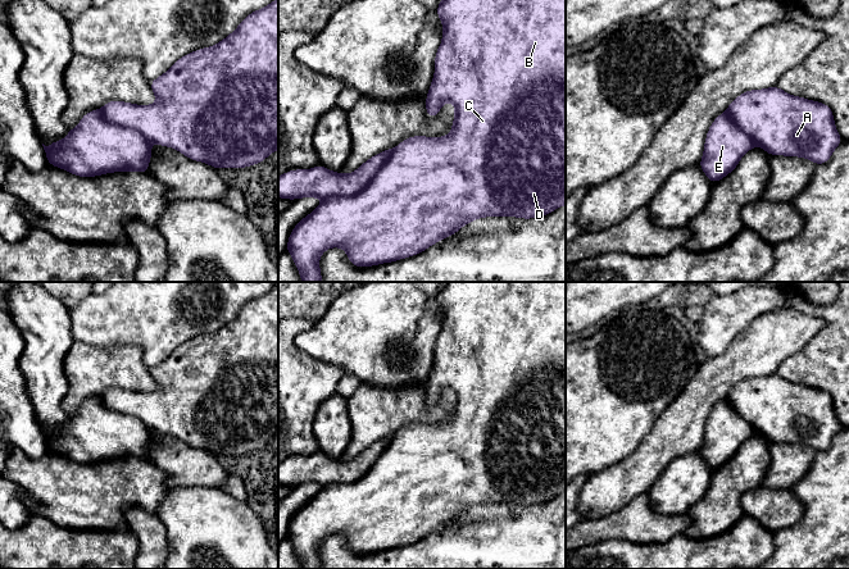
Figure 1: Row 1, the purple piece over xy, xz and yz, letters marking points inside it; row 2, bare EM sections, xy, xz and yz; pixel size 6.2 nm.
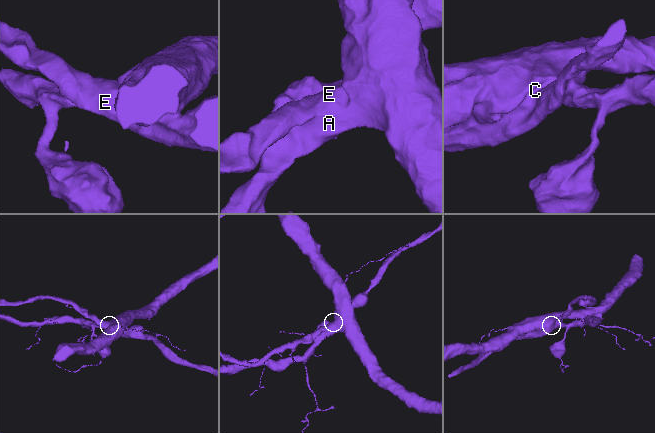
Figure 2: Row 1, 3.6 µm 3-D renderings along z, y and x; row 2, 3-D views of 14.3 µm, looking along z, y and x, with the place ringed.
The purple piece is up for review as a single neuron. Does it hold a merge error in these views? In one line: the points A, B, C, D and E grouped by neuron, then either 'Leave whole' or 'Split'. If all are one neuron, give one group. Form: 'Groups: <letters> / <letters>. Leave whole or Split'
Groups: A B C D / E. Split

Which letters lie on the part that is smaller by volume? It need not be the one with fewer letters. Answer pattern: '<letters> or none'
E

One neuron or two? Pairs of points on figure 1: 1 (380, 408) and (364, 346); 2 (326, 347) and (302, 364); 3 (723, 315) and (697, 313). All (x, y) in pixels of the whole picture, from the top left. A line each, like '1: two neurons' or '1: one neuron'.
1: two neurons
2: two neurons
3: two neurons

